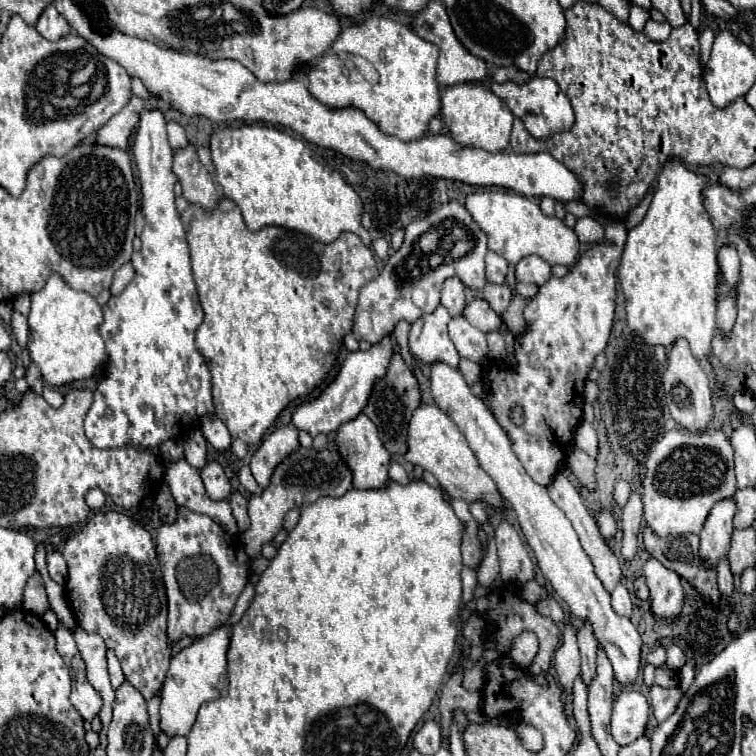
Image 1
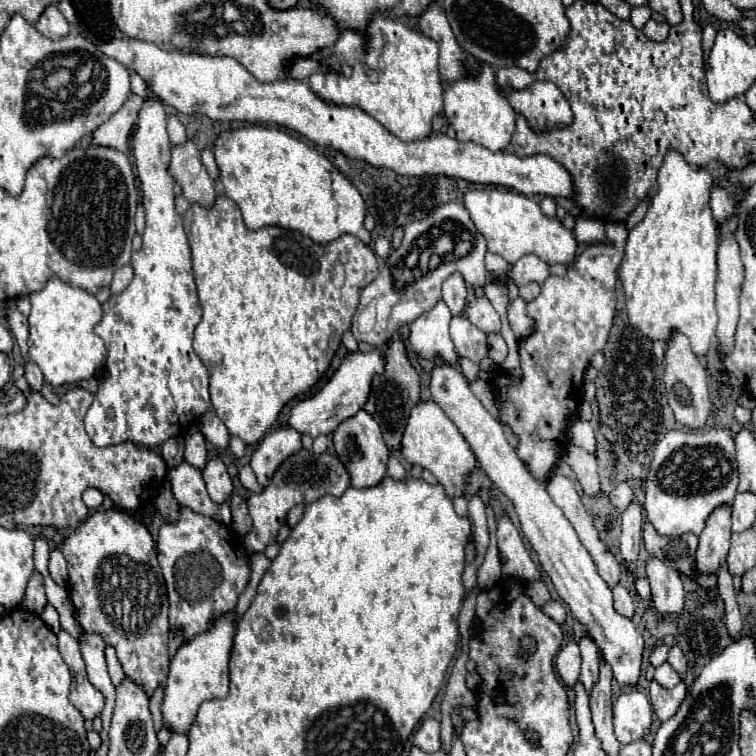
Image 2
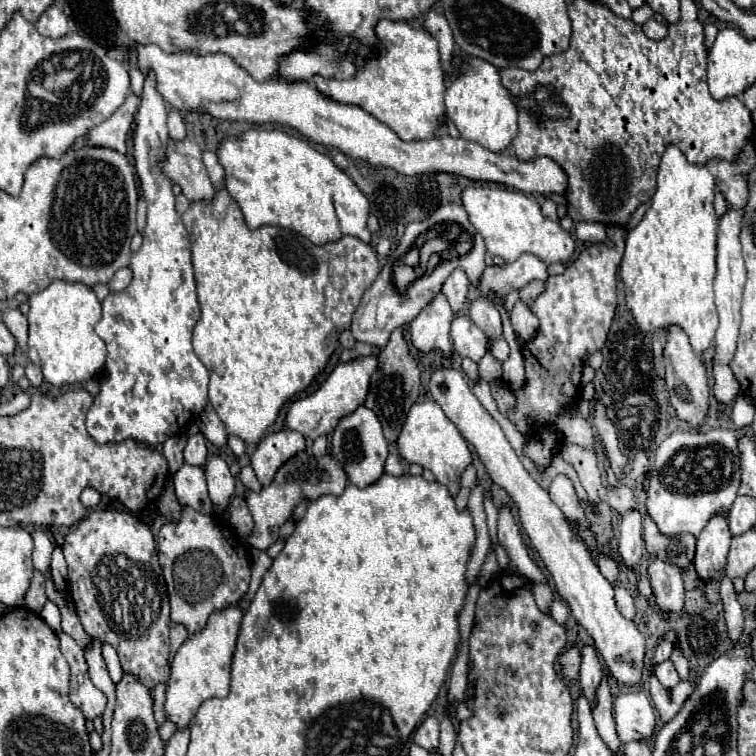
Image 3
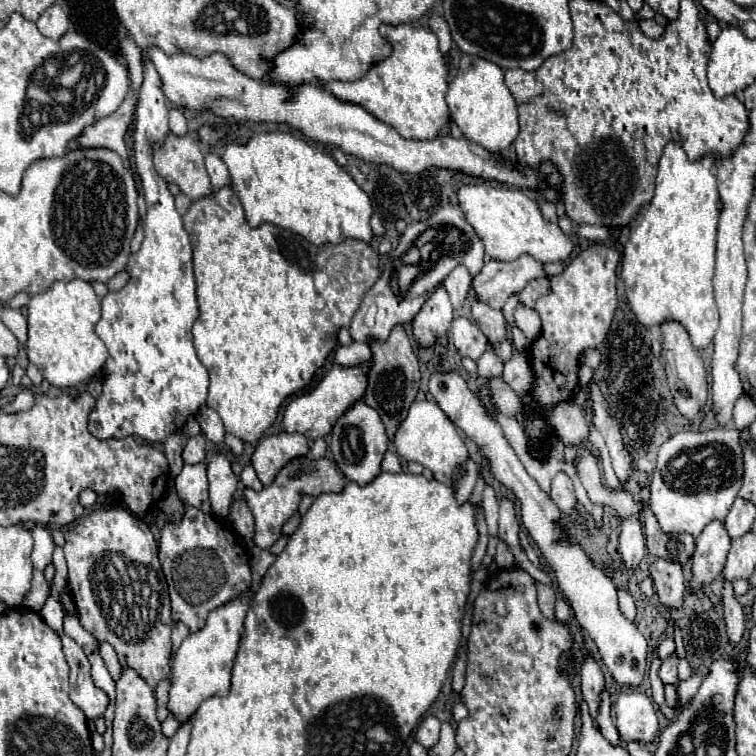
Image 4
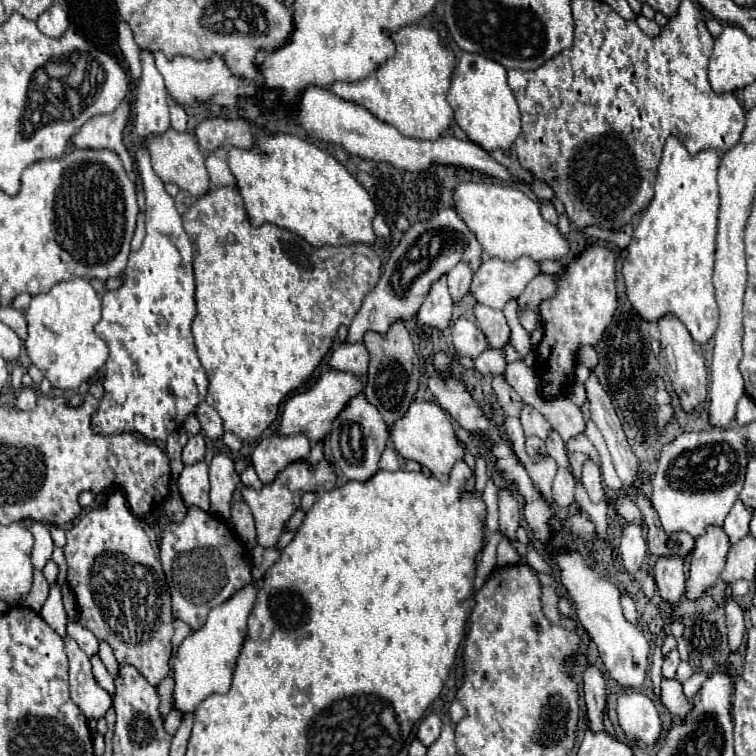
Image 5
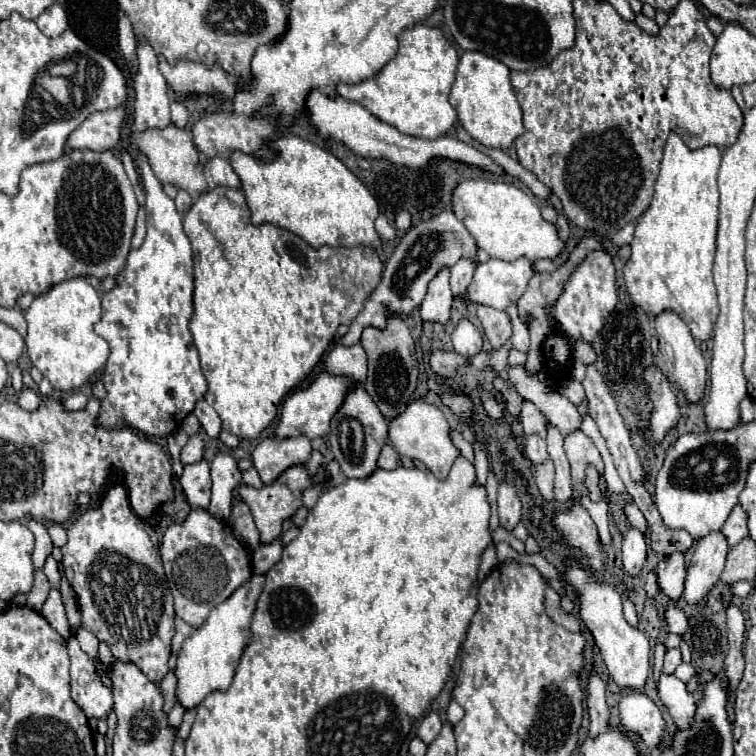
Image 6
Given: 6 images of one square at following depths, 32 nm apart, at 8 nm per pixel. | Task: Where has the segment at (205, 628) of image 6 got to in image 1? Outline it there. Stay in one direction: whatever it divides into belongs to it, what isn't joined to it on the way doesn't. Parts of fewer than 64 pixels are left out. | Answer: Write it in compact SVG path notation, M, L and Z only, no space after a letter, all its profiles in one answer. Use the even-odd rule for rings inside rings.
M220 626L212 634L198 638L198 642L184 648L170 660L170 668L160 694L160 730L168 738L186 736L196 722L200 704L220 698L228 692L228 678L226 678L228 642L230 642L230 628Z

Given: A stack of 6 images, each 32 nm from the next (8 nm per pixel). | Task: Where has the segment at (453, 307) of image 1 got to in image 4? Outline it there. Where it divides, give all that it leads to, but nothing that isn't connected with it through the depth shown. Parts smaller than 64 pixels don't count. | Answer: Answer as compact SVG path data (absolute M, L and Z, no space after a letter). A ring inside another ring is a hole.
M456 266L450 272L450 276L444 280L444 288L446 288L454 308L462 308L466 294L470 290L470 284L472 284L472 278L470 278L468 270L464 270L464 266Z

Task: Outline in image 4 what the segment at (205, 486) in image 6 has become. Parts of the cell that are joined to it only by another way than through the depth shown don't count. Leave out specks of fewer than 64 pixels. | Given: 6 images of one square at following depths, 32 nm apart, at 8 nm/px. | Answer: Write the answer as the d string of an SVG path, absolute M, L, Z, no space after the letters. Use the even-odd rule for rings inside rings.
M184 464L182 472L174 478L178 498L186 506L194 506L204 514L210 514L210 498L208 498L208 480L206 480L206 464Z

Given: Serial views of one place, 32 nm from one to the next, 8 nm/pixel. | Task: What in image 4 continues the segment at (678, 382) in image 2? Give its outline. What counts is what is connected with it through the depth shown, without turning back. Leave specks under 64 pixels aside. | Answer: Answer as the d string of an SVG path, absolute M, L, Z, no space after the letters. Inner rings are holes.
M666 322L660 326L662 334L664 334L664 344L662 344L662 358L666 364L666 378L668 378L668 386L672 392L672 400L674 406L678 408L678 412L698 424L704 416L704 406L708 400L708 380L706 380L706 368L704 362L698 354L698 350L690 344L690 336L688 332L678 324L678 322Z

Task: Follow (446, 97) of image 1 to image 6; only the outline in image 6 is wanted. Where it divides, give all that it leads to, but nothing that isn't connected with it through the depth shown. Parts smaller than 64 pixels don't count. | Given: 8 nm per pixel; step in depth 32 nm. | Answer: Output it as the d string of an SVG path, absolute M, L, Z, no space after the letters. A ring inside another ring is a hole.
M464 52L456 68L456 80L452 84L450 104L458 114L460 126L480 144L488 148L506 150L524 132L522 110L516 100L516 92L510 86L510 70L494 58L480 52Z

